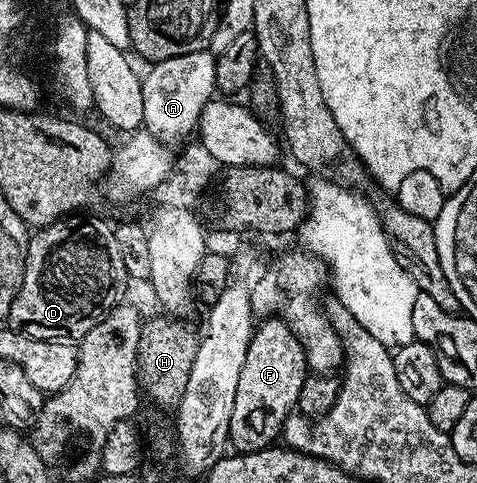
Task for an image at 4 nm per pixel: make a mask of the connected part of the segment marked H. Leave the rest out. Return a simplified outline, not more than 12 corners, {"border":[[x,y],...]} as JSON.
{"border":[[143,320],[138,388],[177,410],[199,334],[185,320]]}

